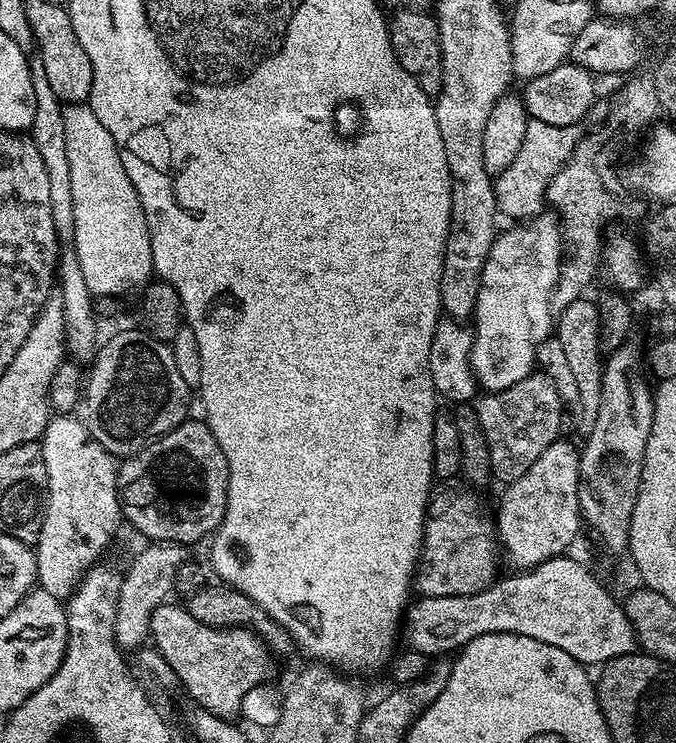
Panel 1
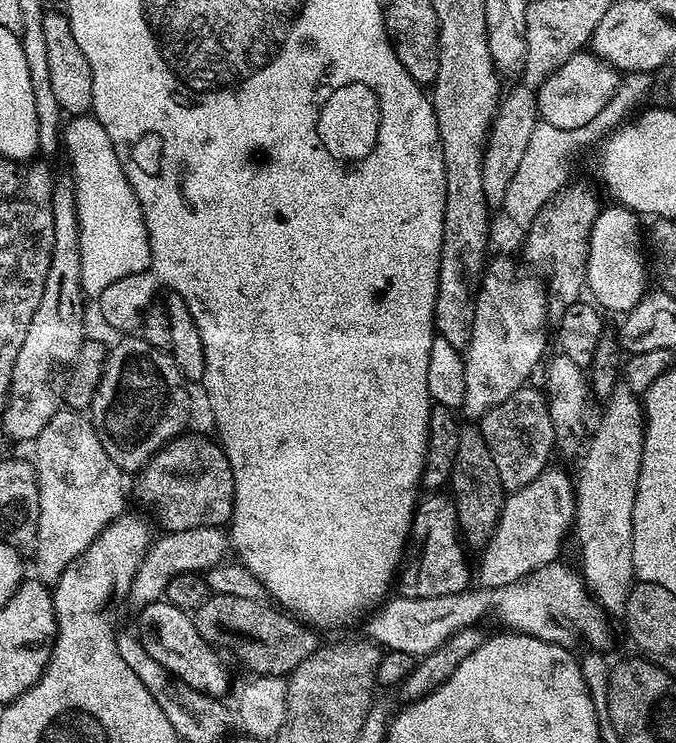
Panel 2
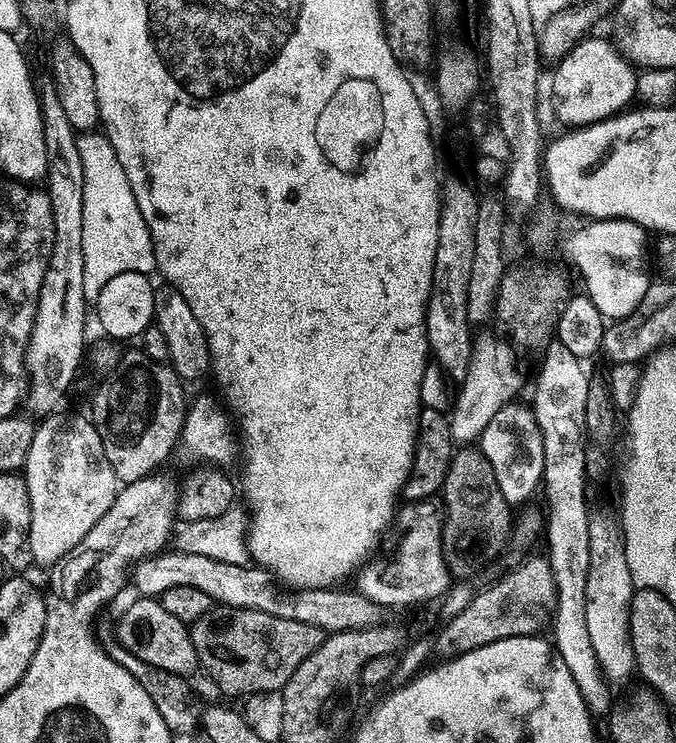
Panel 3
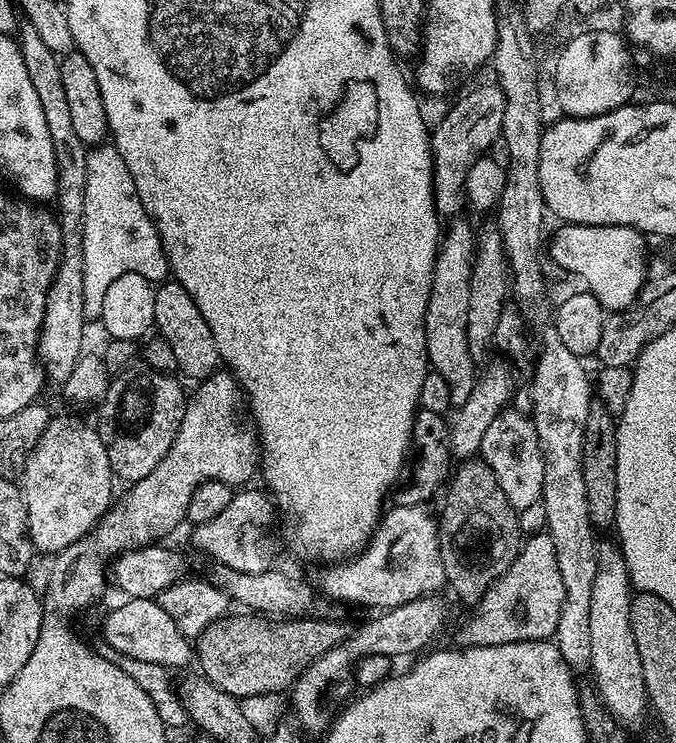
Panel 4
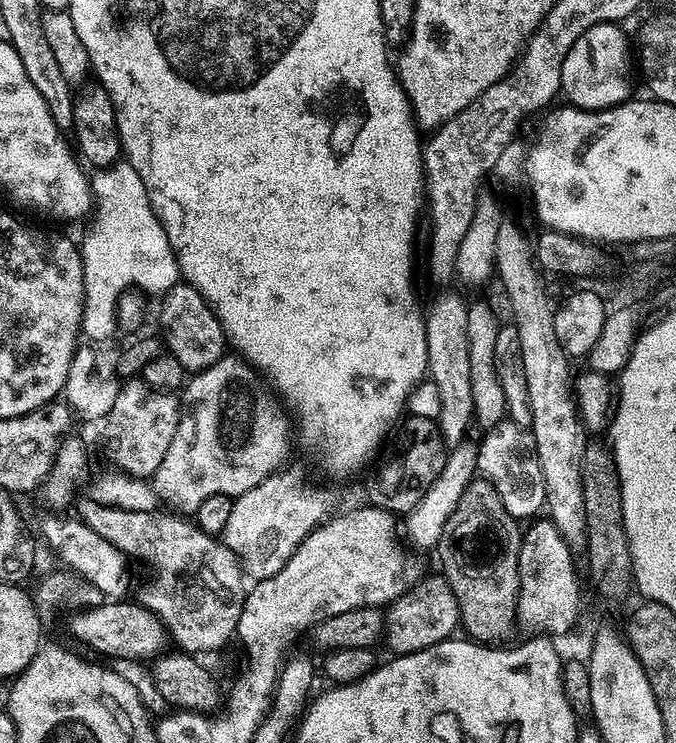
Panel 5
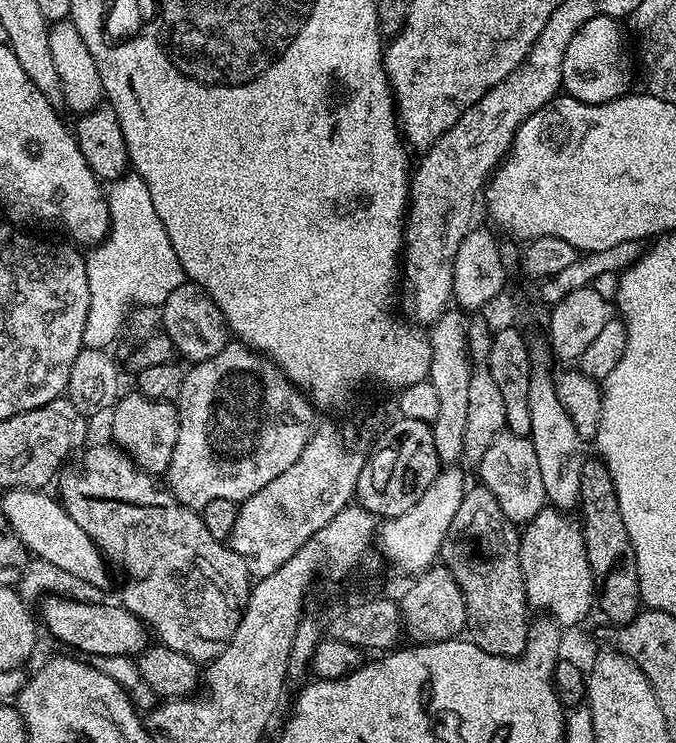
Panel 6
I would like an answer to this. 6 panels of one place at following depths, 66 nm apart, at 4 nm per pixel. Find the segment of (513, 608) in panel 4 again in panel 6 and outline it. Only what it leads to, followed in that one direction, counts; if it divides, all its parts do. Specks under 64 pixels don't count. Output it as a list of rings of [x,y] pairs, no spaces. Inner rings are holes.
[[[546,506],[535,518],[523,525],[520,535],[520,568],[524,579],[526,601],[540,612],[549,612],[557,625],[579,625],[594,608],[594,581],[588,559],[584,553],[584,538],[581,529],[567,520],[567,515]]]

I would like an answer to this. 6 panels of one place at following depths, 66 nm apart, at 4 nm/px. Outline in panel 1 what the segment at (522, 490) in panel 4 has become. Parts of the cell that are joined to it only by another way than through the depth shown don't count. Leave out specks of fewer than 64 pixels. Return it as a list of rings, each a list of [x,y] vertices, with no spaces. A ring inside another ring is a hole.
[[[540,370],[522,378],[522,382],[514,382],[514,386],[506,386],[506,390],[481,395],[475,409],[489,447],[491,475],[500,479],[504,486],[522,478],[522,474],[534,466],[538,454],[542,454],[542,450],[555,443],[561,435],[564,404],[560,401],[555,382],[543,376]]]

